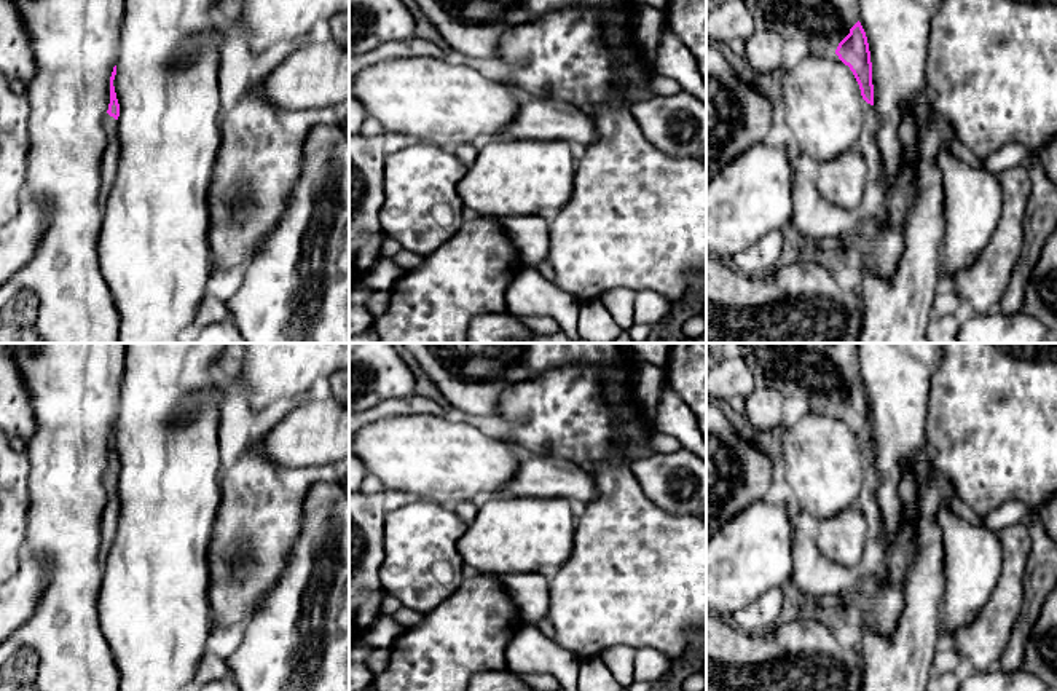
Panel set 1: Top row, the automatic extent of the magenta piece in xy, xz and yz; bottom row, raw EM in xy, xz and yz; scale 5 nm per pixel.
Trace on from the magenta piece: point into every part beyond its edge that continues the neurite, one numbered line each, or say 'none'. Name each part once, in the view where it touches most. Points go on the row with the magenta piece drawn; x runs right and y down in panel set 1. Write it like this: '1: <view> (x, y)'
1: yz (815, 217)

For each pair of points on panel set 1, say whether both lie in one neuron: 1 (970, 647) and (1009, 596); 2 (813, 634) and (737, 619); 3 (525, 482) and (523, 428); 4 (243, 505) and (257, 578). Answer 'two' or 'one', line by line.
1: one
2: two
3: two
4: one

